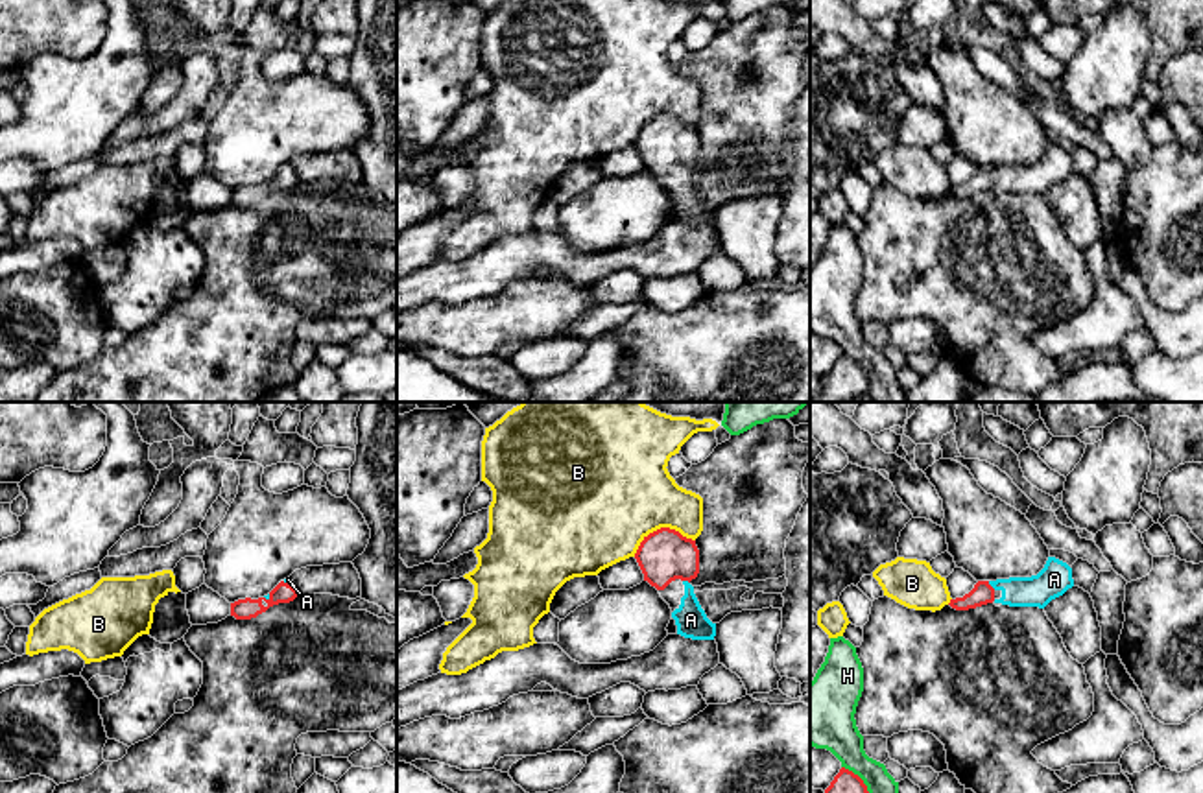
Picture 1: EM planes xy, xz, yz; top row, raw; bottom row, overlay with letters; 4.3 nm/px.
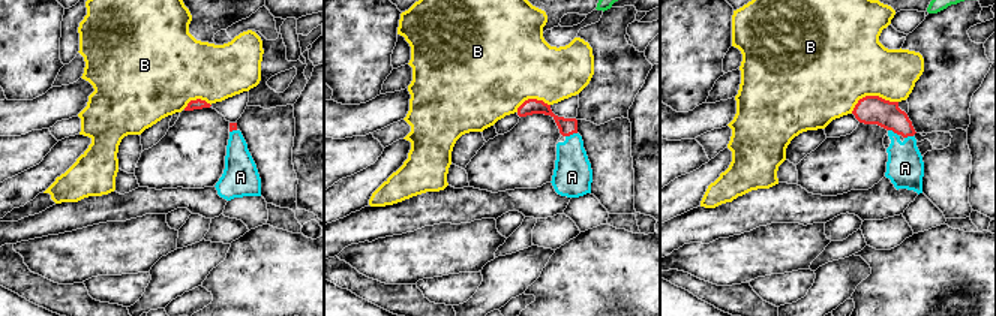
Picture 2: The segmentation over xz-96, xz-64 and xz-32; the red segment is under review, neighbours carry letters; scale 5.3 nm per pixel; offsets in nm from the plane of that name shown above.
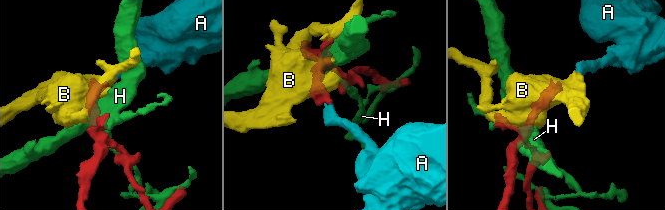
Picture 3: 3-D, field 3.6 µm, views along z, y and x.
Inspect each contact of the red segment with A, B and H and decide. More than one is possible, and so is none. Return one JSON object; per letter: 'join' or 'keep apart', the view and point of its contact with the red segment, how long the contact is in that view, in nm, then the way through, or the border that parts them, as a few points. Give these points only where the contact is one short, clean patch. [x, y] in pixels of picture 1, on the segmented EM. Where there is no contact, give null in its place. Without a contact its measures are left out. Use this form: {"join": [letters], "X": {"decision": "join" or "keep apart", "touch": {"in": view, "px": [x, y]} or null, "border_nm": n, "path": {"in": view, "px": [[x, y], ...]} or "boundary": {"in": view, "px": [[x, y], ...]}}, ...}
{"join": ["A"], "A": {"decision": "join", "touch": {"in": "yz", "px": [989, 585]}, "border_nm": 50, "path": {"in": "yz", "px": [[982, 592], [989, 585], [1037, 591]]}}, "B": {"decision": "keep apart", "touch": {"in": "xz", "px": [661, 528]}, "border_nm": 280}, "H": {"decision": "keep apart", "touch": {"in": "yz", "px": [858, 777]}, "border_nm": 170}}

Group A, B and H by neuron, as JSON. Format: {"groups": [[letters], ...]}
{"groups": [["A"], ["B"], ["H"]]}

